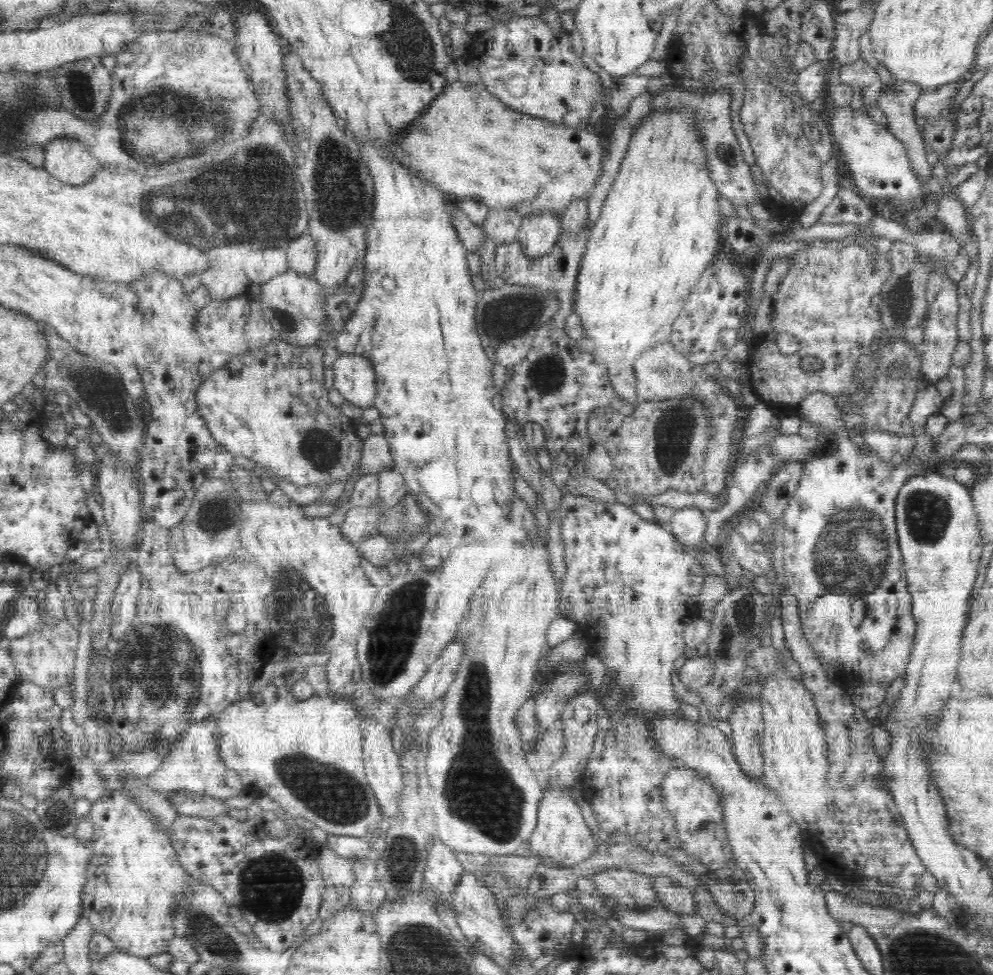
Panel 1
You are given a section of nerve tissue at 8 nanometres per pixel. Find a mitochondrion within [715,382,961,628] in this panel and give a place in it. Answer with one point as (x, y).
(837, 569)

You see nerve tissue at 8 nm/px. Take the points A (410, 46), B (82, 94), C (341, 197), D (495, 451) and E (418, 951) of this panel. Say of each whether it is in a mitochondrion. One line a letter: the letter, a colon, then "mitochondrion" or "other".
A: mitochondrion
B: mitochondrion
C: mitochondrion
D: other
E: mitochondrion

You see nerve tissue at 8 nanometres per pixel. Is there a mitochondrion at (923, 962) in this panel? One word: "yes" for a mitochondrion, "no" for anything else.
yes

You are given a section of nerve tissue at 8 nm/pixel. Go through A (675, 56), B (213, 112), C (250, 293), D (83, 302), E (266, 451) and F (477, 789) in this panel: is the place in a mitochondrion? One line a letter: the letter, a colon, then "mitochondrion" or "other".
A: other
B: mitochondrion
C: other
D: other
E: other
F: mitochondrion

